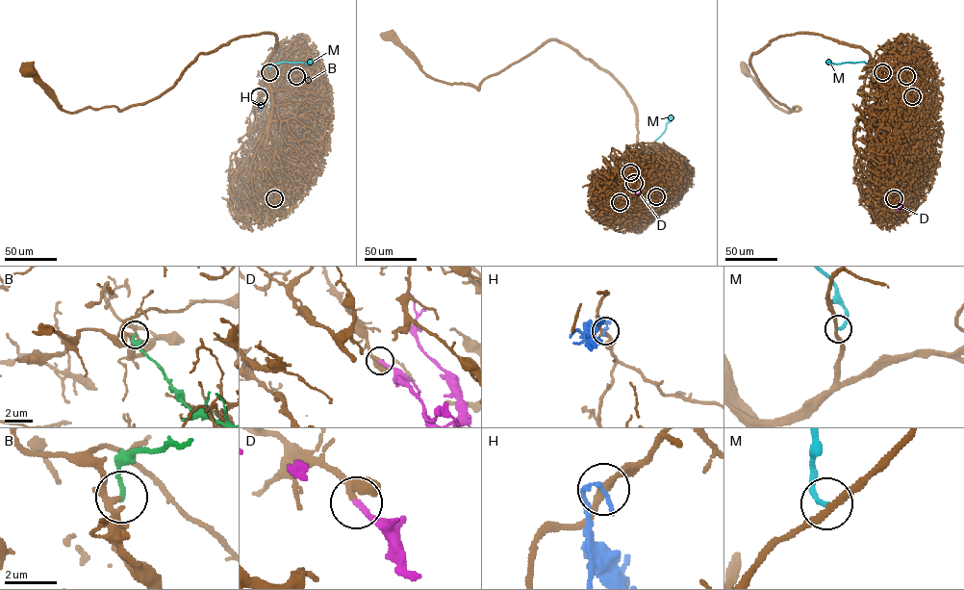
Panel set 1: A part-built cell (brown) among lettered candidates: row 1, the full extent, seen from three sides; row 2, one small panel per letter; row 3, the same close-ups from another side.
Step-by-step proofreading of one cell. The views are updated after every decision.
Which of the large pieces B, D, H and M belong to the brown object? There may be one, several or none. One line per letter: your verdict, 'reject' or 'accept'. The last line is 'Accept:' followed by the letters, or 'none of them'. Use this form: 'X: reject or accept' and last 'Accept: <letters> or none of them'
B: reject
D: accept
H: reject
M: reject
Accept: D

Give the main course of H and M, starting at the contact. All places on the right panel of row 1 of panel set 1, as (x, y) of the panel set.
H: (912, 96), (910, 106), (914, 119)
M: (882, 72), (879, 66), (864, 62), (825, 62)

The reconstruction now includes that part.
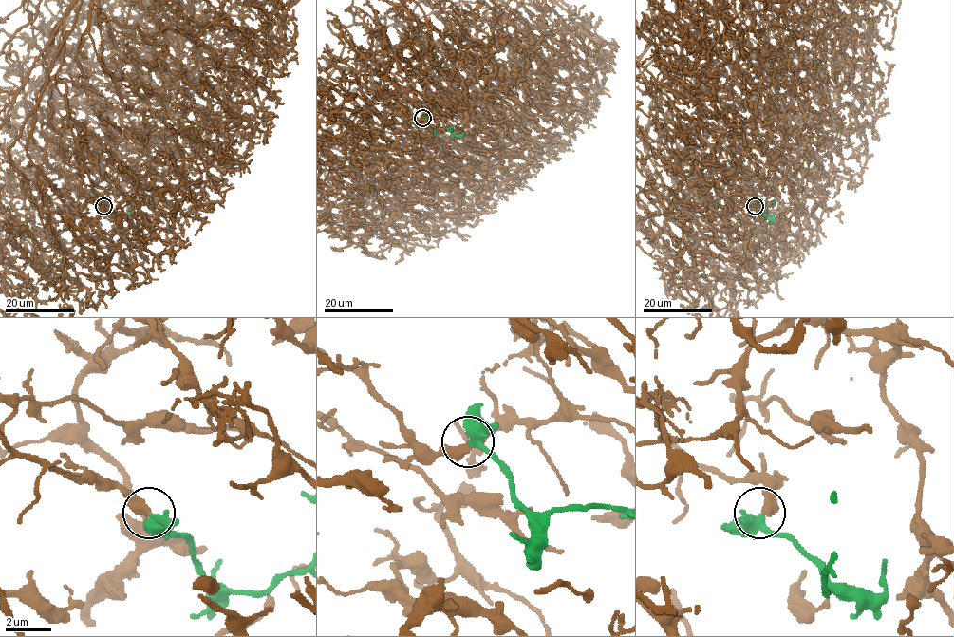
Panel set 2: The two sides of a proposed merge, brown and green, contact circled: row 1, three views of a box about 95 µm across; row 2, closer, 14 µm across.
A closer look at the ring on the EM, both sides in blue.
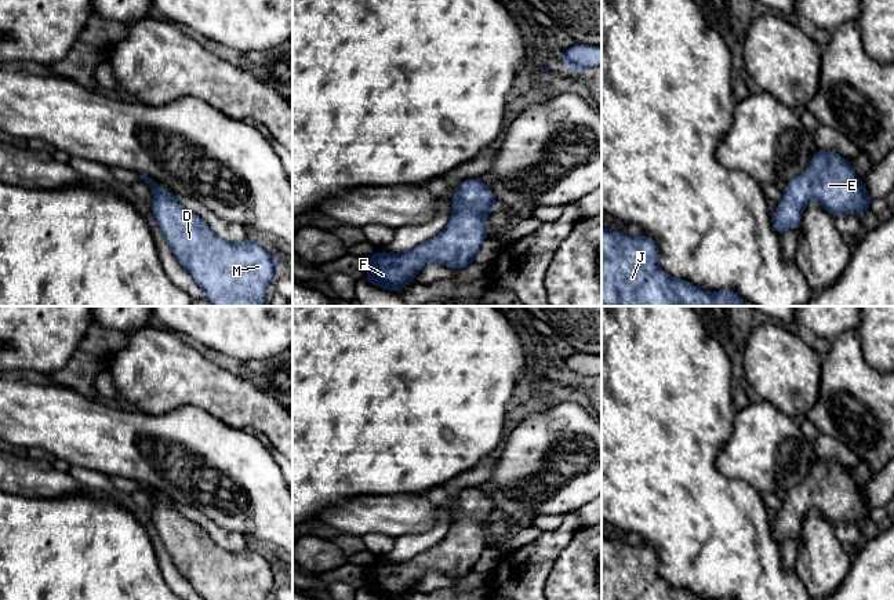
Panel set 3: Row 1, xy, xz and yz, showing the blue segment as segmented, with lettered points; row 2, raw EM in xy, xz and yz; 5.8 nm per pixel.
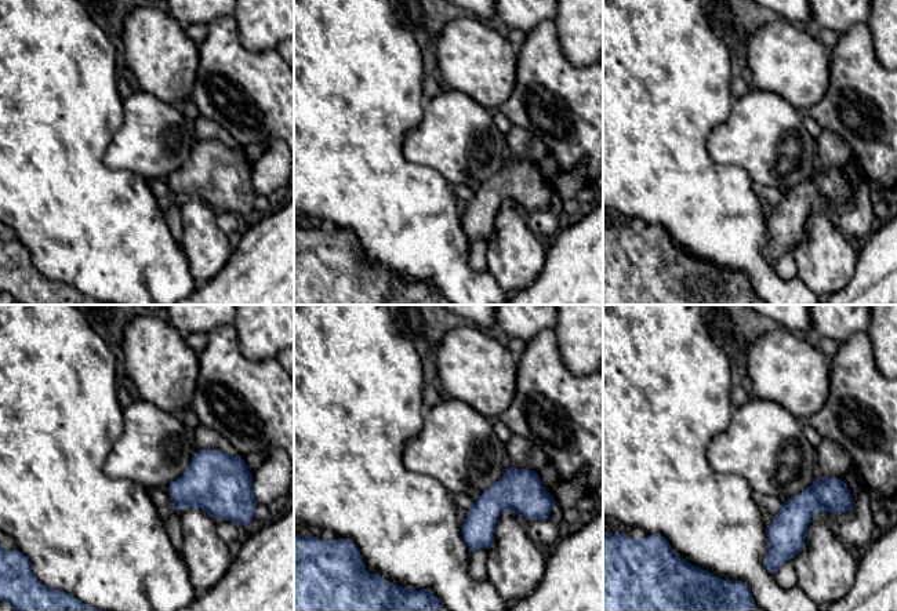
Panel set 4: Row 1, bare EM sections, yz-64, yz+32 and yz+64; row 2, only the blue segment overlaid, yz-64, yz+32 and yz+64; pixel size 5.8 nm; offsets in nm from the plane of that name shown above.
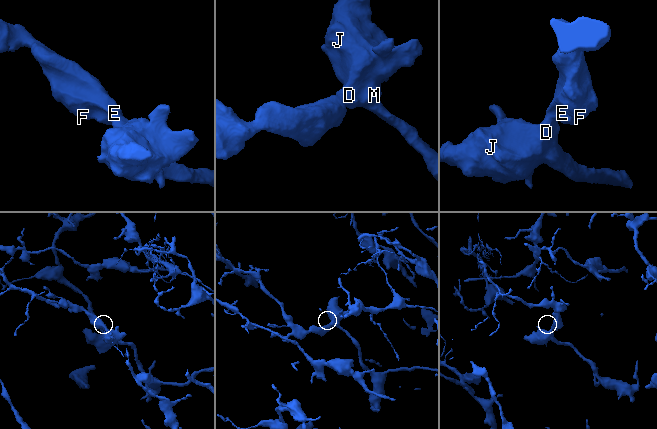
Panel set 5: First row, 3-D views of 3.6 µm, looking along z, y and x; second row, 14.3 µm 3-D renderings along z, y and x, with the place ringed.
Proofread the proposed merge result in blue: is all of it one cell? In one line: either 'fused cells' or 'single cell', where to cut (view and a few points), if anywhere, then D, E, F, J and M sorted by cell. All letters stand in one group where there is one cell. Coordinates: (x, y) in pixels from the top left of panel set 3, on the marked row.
single cell | no cut | D E F J M

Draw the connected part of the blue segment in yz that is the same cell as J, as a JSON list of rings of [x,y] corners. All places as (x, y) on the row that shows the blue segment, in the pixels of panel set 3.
[[[602,226],[602,306],[742,306],[745,301],[731,288],[717,292],[669,276],[659,268],[655,240],[646,234],[624,236]]]

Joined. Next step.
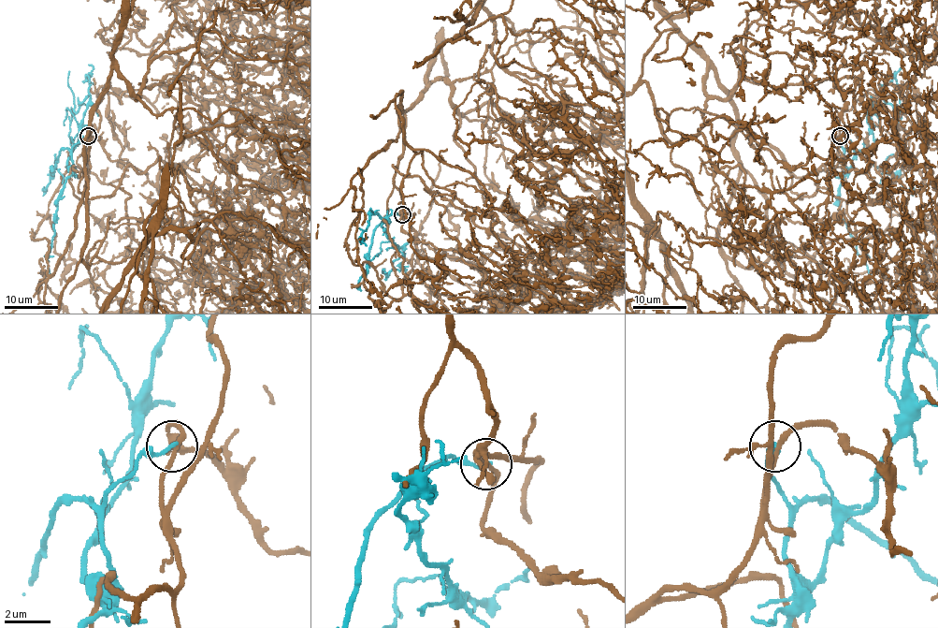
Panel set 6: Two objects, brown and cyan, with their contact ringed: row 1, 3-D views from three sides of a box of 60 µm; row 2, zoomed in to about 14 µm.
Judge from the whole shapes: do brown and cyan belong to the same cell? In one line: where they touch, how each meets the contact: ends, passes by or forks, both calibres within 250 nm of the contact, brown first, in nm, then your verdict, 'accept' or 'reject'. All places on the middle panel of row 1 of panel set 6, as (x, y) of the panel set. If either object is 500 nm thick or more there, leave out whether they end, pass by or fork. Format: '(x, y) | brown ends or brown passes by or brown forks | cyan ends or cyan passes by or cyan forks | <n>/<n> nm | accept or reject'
(402, 214) | brown passes by | cyan ends | 190/150 nm | reject

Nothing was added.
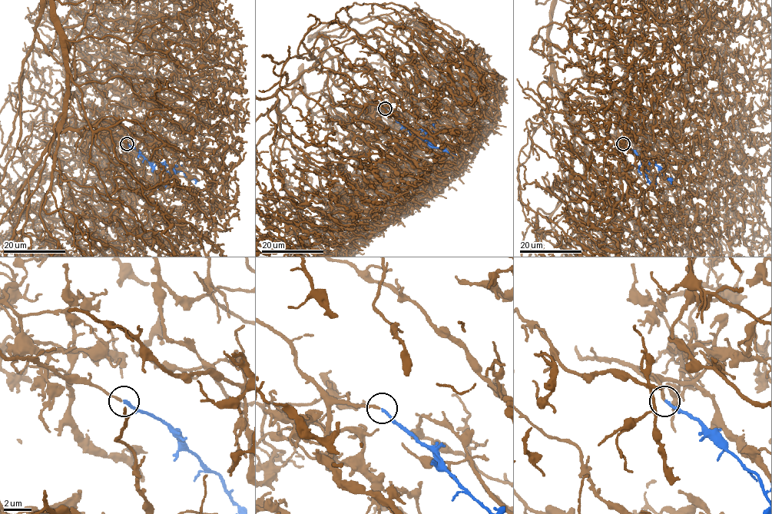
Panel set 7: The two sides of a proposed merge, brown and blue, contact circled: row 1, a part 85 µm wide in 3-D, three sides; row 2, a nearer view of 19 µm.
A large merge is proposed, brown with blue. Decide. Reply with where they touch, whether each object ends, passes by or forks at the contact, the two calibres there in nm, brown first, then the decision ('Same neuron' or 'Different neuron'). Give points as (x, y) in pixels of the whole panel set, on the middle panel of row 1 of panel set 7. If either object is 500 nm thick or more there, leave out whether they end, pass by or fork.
Place: (385, 108). At the ring brown ends. At the ring blue ends. Thickness 160 nm (brown) against 170 nm. Same neuron

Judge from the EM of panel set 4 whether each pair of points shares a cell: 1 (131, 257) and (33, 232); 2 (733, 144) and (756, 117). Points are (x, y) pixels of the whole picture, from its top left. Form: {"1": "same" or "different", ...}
{"1": "same", "2": "same"}

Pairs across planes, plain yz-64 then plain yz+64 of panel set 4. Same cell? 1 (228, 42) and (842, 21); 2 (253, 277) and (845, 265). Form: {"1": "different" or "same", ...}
{"1": "different", "2": "different"}

